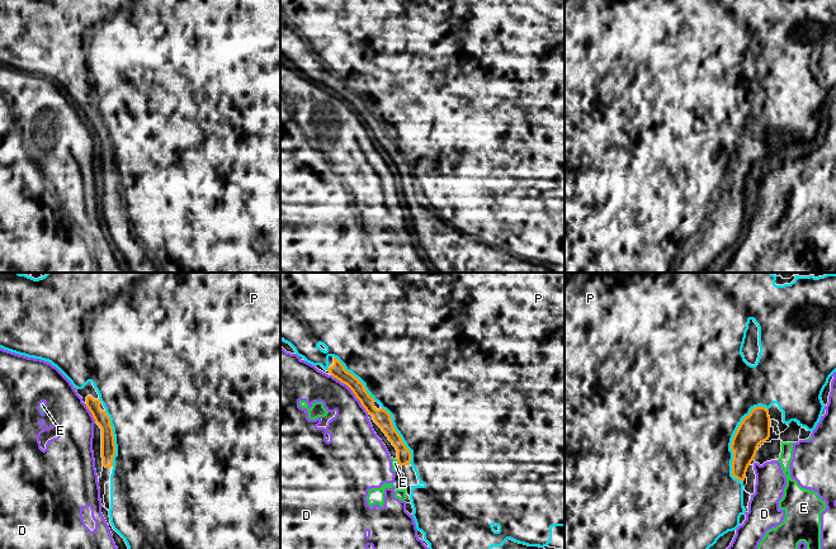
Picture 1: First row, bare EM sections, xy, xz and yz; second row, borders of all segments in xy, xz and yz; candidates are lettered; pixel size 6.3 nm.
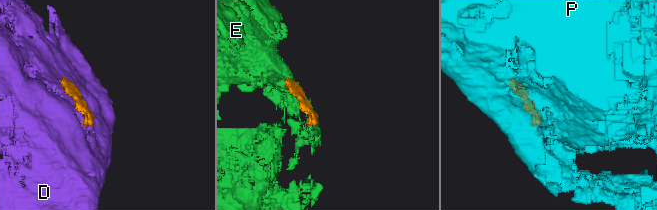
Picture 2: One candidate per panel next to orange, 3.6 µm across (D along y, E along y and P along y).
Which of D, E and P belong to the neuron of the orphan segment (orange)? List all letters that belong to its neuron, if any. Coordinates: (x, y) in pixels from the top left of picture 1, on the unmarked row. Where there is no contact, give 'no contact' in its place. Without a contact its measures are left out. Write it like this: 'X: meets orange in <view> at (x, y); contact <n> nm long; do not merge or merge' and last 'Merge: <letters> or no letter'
D: meets orange in xz at (353, 108); contact 340 nm long; do not merge
E: meets orange in xz at (397, 176); contact 40 nm long; do not merge
P: meets orange in yz at (732, 159); contact 500 nm long; merge
Merge: P

